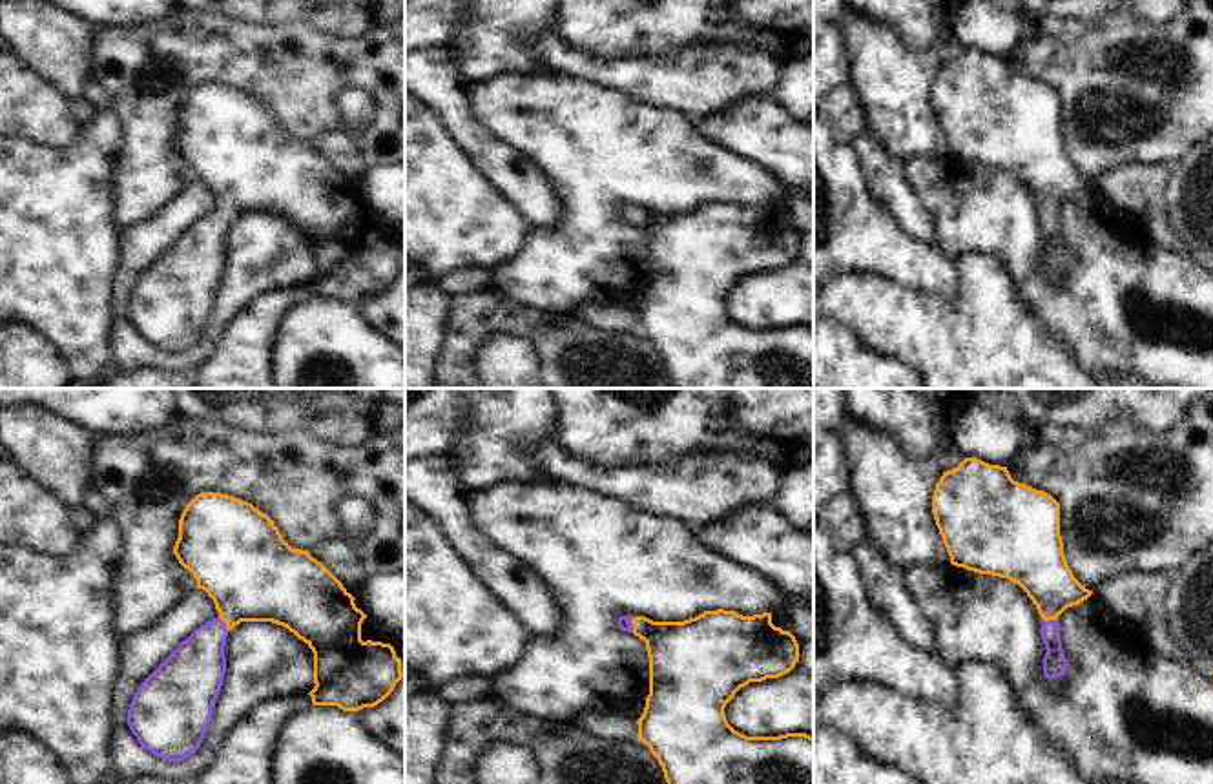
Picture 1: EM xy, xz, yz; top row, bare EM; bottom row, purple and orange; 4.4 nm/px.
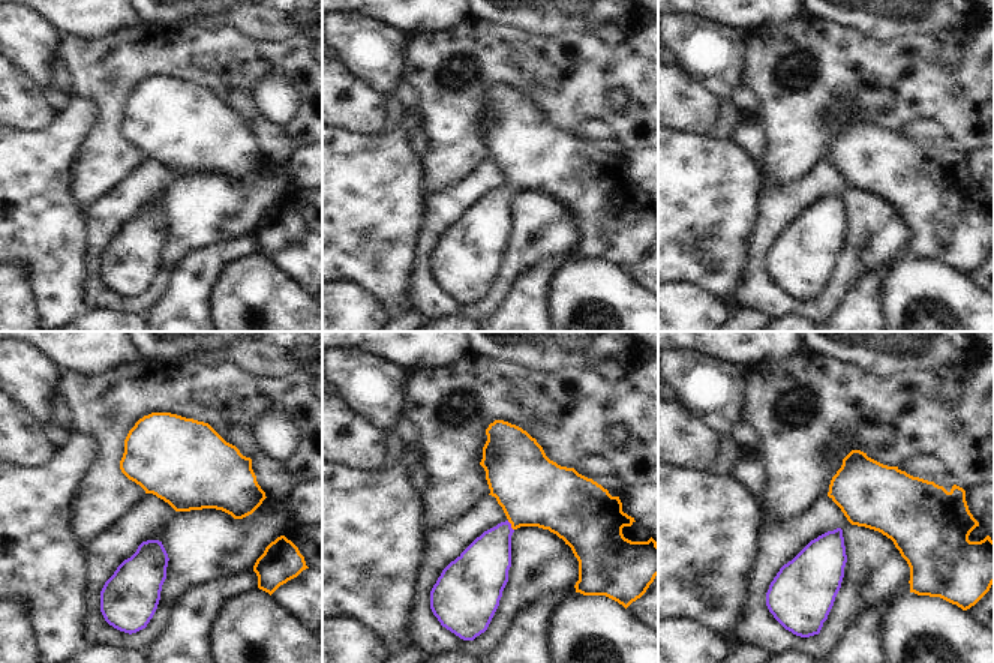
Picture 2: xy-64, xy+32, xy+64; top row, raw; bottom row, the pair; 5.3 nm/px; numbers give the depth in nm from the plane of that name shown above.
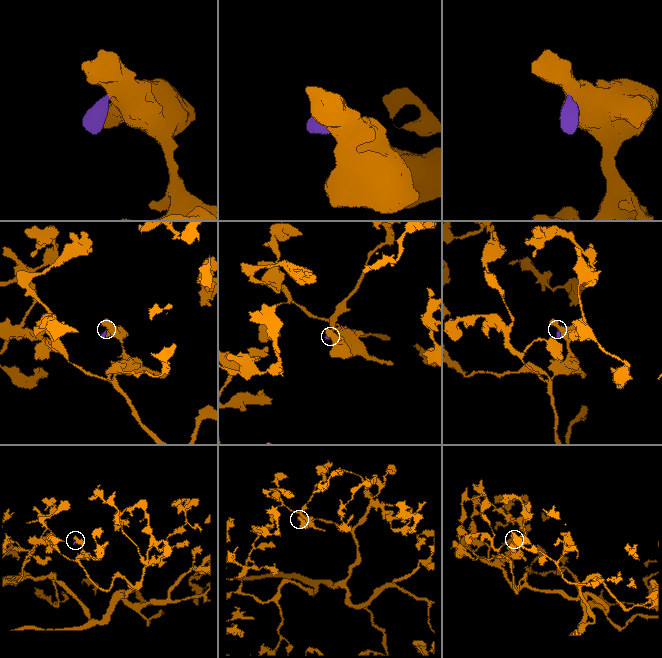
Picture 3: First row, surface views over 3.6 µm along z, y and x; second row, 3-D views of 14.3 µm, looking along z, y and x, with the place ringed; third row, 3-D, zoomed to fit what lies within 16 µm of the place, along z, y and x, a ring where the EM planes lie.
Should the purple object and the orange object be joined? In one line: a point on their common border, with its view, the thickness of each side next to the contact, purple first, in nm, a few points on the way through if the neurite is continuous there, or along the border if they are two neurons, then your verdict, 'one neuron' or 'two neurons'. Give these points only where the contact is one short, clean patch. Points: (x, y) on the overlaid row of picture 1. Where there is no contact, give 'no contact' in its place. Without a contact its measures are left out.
meets purple in xy at (225, 624); 260 nm thick on the purple side, 420 nm on the other; runs through xy (194, 671), (207, 642), (225, 624), (252, 575); one neuron

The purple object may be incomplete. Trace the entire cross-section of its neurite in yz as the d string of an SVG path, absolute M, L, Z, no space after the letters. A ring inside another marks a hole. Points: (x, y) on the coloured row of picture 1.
M965 458L936 483L932 514L952 565L1007 578L1027 593L1045 620L1043 675L1062 676L1067 660L1058 616L1093 591L1067 565L1060 503L1014 481L1007 467Z

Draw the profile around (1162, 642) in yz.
M1162 611L1149 613L1144 625L1147 627L1147 638L1151 642L1151 649L1158 656L1173 664L1184 664L1184 651L1171 636L1169 627L1162 616Z

